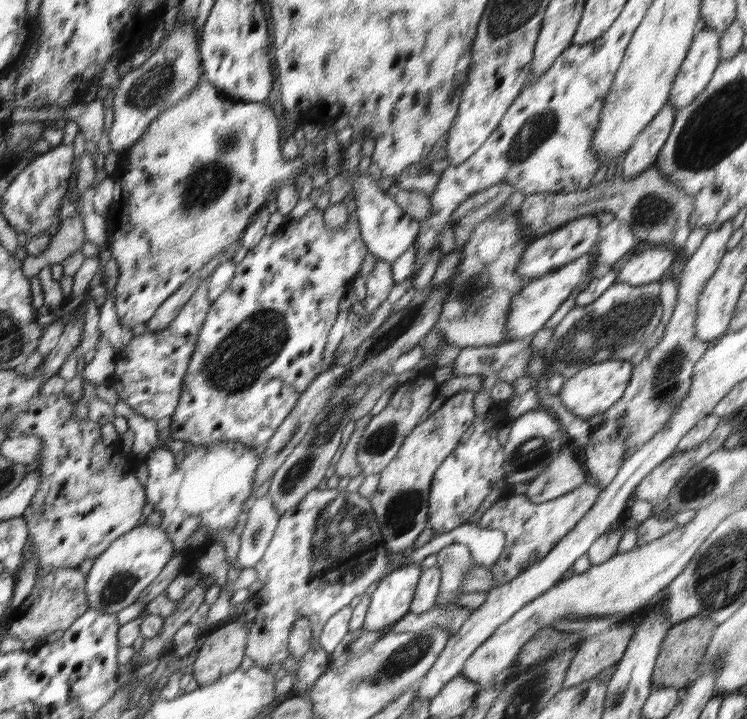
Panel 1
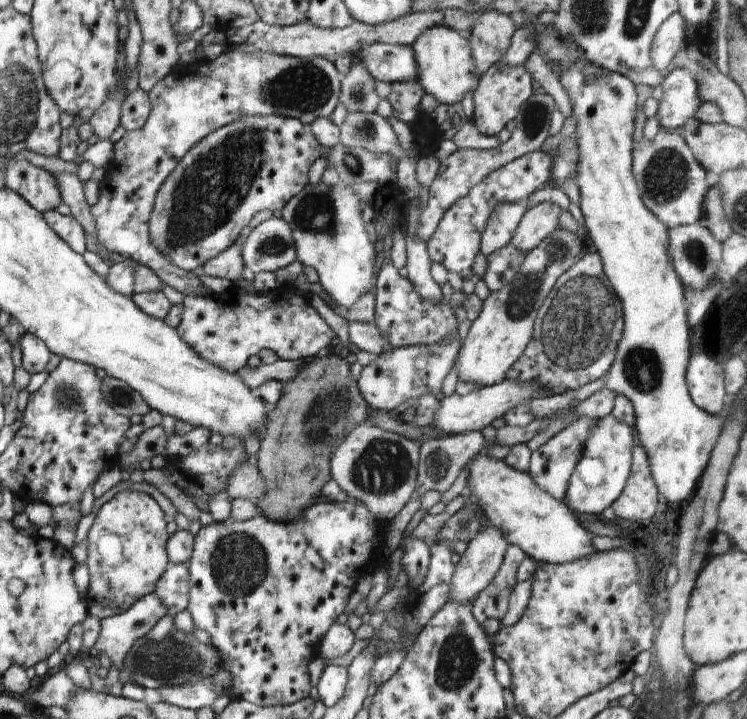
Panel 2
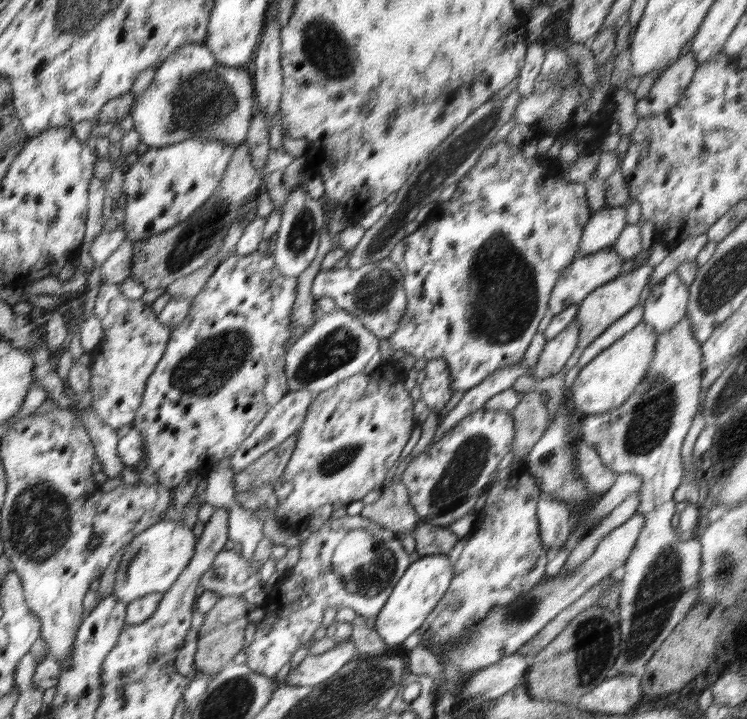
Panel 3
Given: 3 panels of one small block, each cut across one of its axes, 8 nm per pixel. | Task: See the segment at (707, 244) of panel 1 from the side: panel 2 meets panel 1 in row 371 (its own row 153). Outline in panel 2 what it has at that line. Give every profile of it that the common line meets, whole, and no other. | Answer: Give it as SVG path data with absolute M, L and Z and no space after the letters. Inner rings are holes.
M661 128L654 140L642 138L636 142L632 150L632 174L640 200L667 229L698 222L710 186L706 181L707 172L688 148L680 130Z

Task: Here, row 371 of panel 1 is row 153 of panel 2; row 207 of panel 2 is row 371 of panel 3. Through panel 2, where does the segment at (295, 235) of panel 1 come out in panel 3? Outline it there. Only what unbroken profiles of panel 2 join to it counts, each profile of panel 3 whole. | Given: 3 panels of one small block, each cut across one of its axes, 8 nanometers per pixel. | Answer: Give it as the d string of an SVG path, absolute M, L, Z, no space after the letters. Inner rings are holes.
M252 252L245 256L229 254L228 259L221 262L216 271L208 278L204 287L198 295L192 299L192 308L182 320L180 325L176 327L170 336L166 352L162 355L160 362L153 370L148 382L146 382L146 390L144 390L142 405L136 410L136 416L132 420L131 426L140 431L142 435L142 443L144 443L144 458L134 466L136 472L144 470L144 468L152 468L156 472L158 483L166 488L174 490L182 478L191 473L197 473L197 470L203 467L207 460L210 462L210 468L214 467L216 462L228 456L232 456L236 449L252 434L252 430L261 422L264 414L274 407L288 393L288 377L284 374L284 360L288 348L292 345L290 336L292 336L292 310L296 304L296 296L298 296L298 277L284 276L276 267L275 259L267 252Z

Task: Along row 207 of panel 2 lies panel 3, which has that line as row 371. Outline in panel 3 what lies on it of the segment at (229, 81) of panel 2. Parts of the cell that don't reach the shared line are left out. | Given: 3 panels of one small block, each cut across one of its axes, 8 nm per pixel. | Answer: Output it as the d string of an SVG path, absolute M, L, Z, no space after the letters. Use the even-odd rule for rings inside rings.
M102 284L95 299L94 314L100 319L104 334L89 356L92 411L112 429L131 424L142 405L146 382L166 352L172 328L158 321L150 305L128 298L120 284Z

